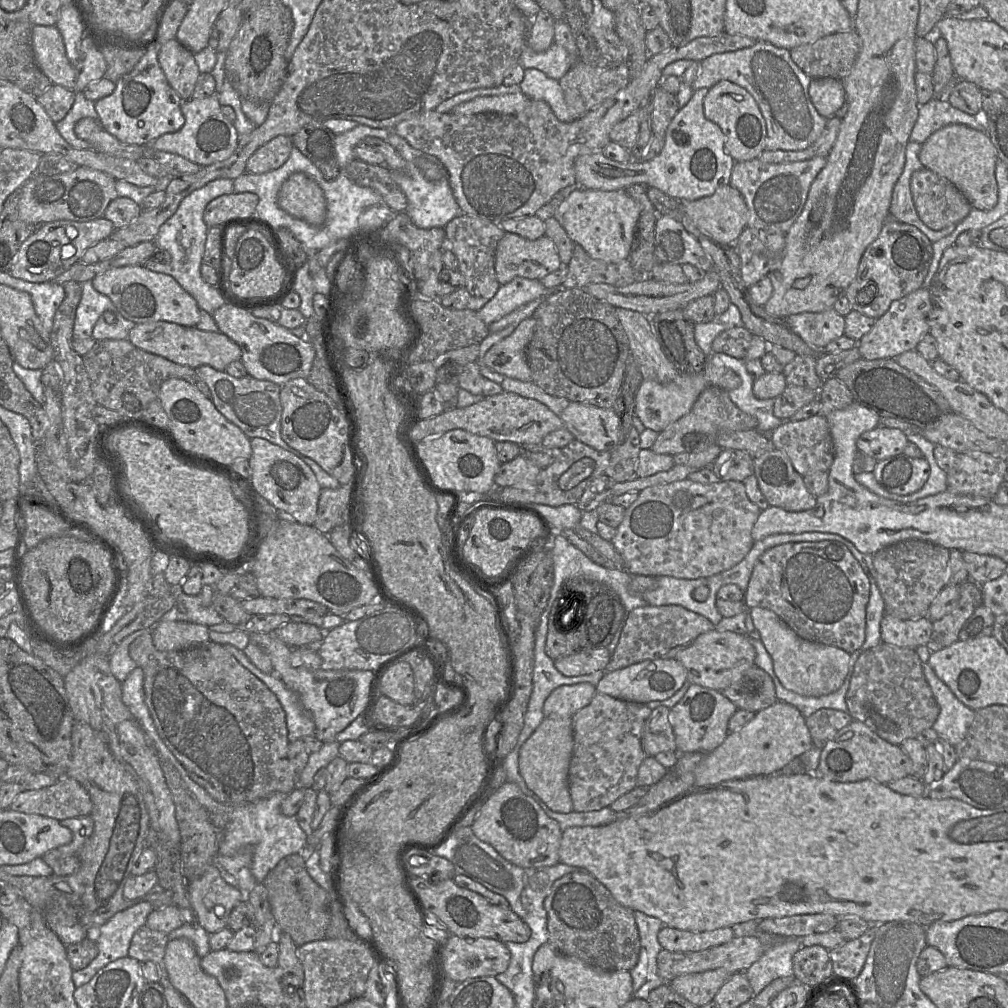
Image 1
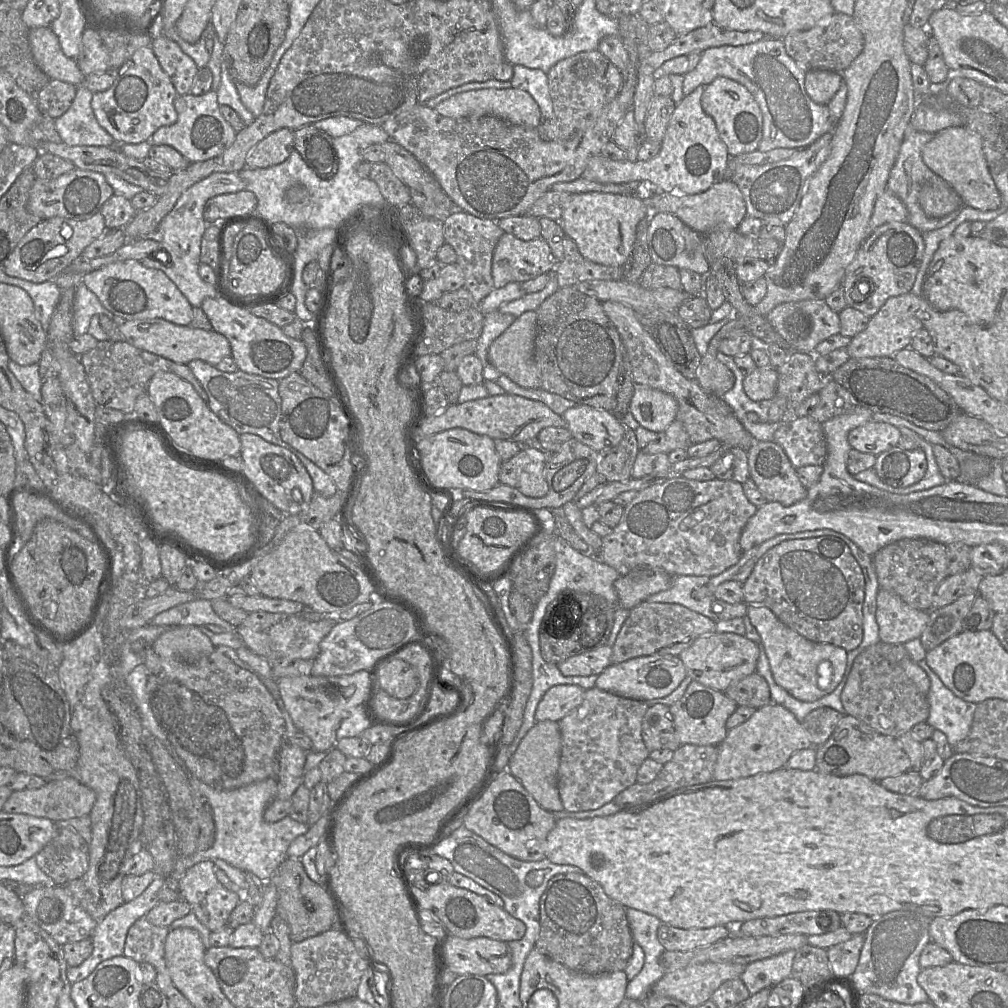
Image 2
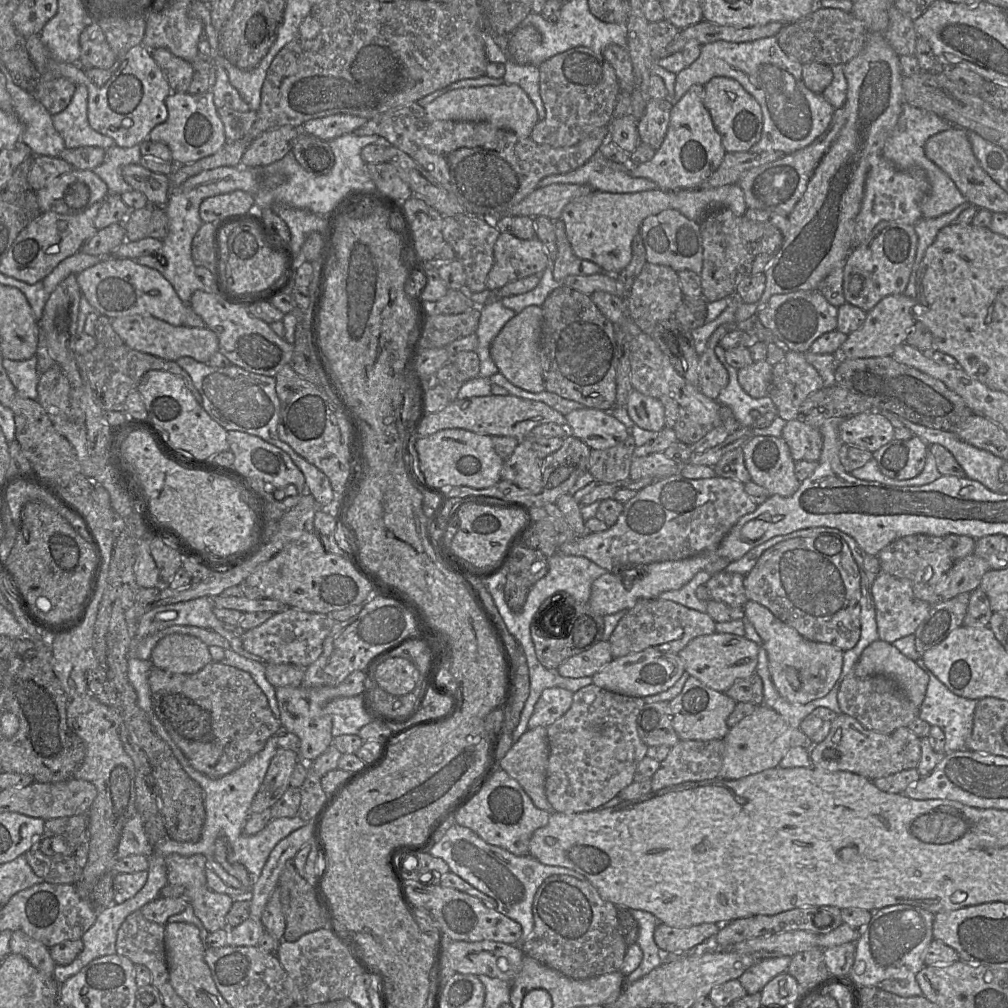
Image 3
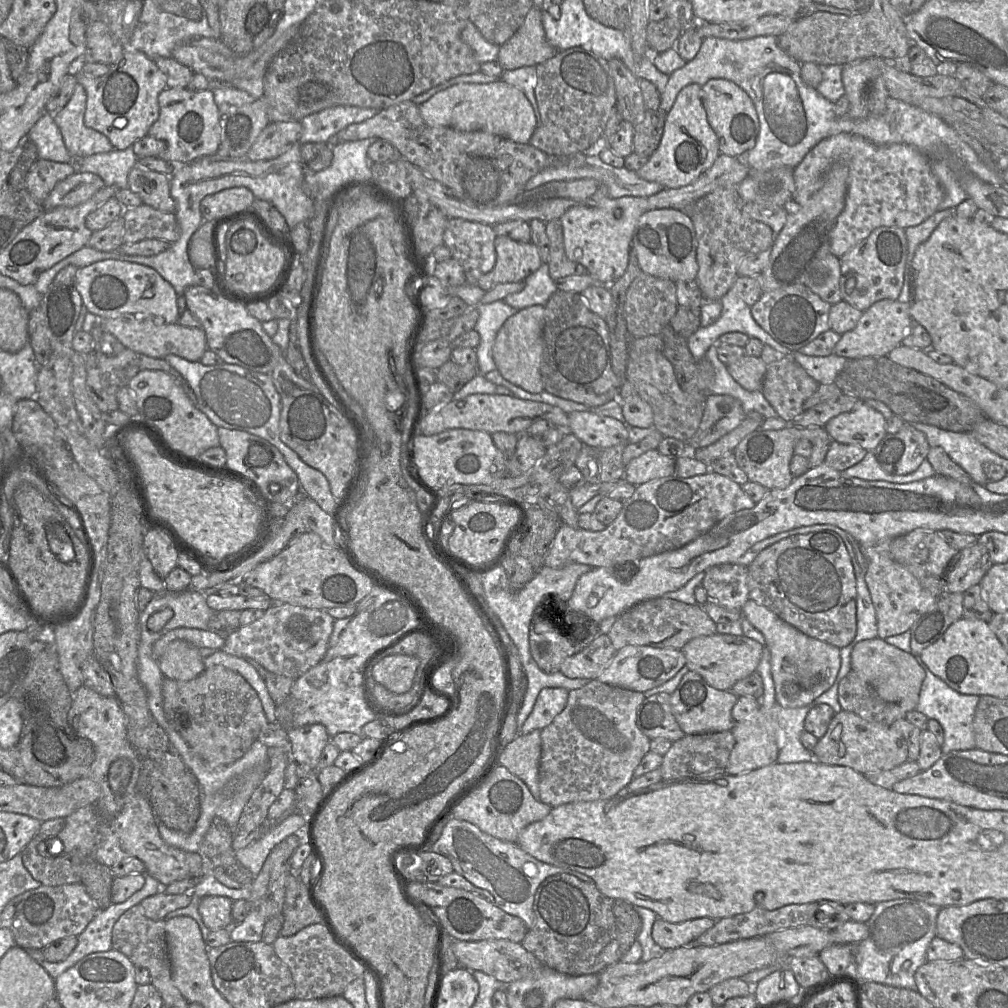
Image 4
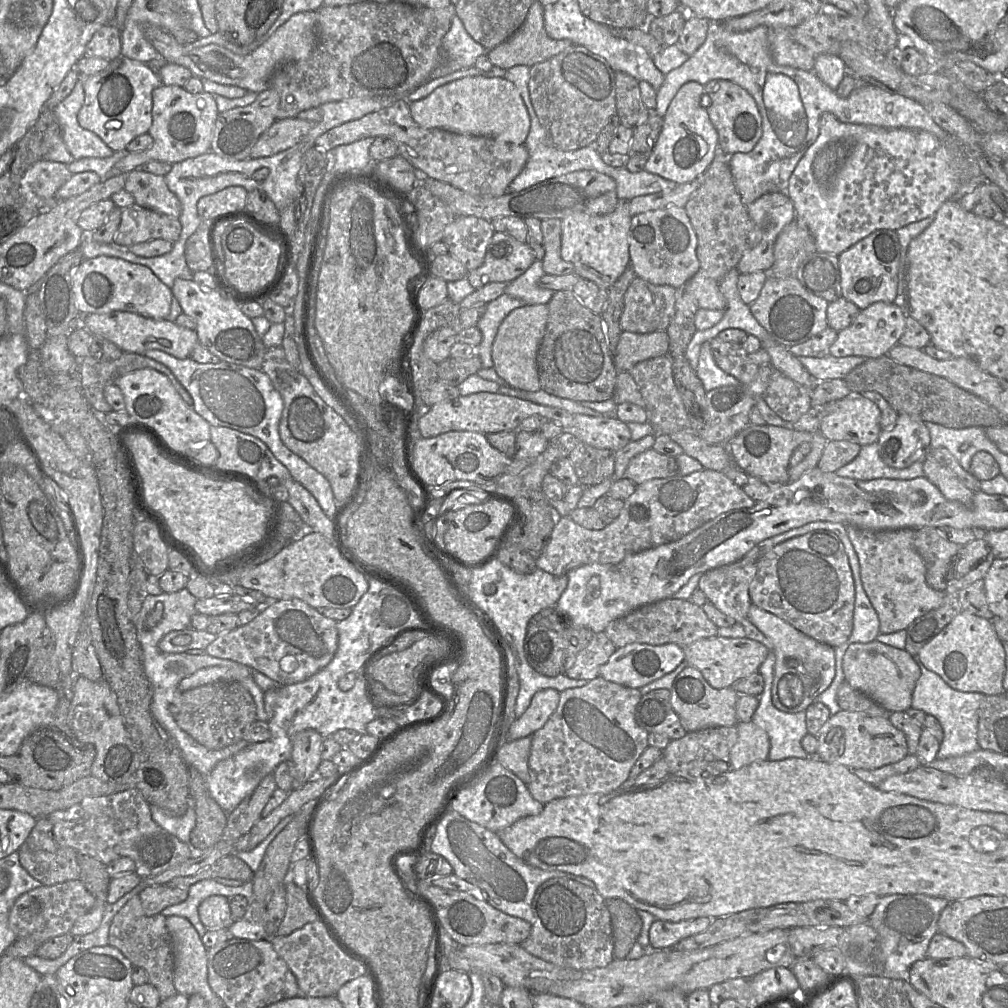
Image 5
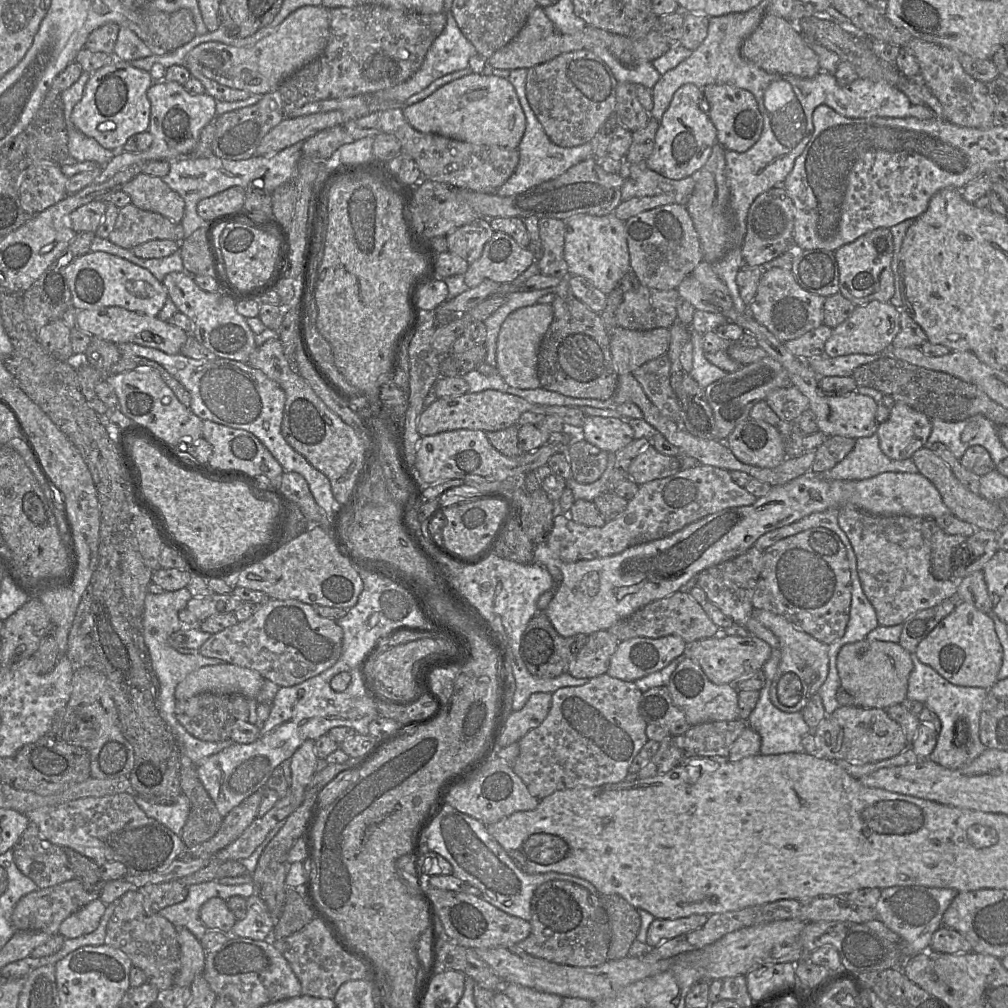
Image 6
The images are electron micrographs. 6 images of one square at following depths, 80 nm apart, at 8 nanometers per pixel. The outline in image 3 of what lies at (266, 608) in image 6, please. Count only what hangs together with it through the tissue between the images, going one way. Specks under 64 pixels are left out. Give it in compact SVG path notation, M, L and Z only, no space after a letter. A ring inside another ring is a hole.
M288 608L274 614L258 627L241 636L243 648L265 660L268 664L293 664L307 668L322 654L323 642L335 621L328 614L308 613Z

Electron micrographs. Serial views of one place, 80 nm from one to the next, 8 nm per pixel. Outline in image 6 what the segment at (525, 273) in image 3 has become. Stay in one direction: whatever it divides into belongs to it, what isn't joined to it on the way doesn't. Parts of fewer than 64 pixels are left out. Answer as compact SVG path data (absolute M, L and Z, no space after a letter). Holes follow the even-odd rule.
M494 232L485 243L481 256L469 264L463 275L468 288L484 280L511 283L535 261L534 254L504 232Z

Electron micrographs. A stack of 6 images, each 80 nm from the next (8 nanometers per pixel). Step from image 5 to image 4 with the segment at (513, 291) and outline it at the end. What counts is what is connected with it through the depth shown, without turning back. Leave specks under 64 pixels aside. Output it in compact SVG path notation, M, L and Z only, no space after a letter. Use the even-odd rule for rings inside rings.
M547 263L542 265L524 280L524 288L507 295L503 300L509 306L521 310L532 305L545 306L548 299L556 292L557 286L549 274Z

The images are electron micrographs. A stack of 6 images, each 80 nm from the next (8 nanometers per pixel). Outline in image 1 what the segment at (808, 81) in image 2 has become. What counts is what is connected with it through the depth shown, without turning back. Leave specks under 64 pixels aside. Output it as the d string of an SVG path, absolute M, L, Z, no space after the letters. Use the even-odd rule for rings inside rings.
M812 78L808 91L814 107L826 119L833 117L845 102L843 82L836 78Z

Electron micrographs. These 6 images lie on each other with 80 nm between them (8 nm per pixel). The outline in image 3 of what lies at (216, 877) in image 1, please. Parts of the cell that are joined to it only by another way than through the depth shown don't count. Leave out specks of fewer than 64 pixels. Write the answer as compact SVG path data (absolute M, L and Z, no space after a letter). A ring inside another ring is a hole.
M171 854L165 858L168 884L185 888L185 897L191 903L195 915L201 920L209 932L227 927L226 916L234 903L234 899L227 895L211 890L207 885L206 868L207 857L203 854L182 856Z

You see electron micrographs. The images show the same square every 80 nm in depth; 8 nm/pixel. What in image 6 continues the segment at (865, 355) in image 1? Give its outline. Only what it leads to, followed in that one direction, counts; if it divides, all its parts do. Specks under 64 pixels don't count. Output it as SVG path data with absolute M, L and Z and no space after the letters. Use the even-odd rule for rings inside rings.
M871 301L857 306L844 322L832 329L831 336L824 345L824 353L829 357L838 357L886 352L900 330L899 314L900 310L889 302Z

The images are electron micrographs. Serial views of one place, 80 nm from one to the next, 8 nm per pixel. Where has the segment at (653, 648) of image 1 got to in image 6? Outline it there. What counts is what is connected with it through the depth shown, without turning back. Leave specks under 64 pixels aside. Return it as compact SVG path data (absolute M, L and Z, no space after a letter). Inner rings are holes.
M677 591L670 596L653 601L634 612L629 617L617 622L607 631L614 635L619 642L637 637L657 639L675 635L686 643L714 637L720 629L702 609L702 606L692 599L689 593Z

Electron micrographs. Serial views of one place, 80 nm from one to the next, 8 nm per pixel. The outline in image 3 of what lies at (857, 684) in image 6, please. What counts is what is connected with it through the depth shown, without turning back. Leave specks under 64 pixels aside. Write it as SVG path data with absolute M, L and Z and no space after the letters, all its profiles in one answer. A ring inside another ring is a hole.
M881 639L869 644L858 661L869 675L883 675L895 681L900 691L917 707L923 703L929 677L916 661Z

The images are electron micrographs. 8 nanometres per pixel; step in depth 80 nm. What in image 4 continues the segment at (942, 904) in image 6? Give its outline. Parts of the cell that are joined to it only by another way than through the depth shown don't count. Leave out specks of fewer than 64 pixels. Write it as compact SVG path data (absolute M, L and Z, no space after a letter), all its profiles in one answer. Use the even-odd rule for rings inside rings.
M901 898L875 904L868 926L868 936L855 945L851 973L863 984L873 981L917 990L916 970L927 961L927 949L936 936L937 915L942 908L924 901Z

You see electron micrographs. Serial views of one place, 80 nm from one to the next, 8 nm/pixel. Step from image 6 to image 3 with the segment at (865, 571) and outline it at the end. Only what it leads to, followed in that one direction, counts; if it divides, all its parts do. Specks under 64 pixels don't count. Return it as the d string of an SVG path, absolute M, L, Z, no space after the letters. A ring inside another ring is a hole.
M880 571L873 581L872 597L879 639L889 643L911 634L914 635L932 607L928 602L914 595L912 584L908 579L895 577L884 571Z

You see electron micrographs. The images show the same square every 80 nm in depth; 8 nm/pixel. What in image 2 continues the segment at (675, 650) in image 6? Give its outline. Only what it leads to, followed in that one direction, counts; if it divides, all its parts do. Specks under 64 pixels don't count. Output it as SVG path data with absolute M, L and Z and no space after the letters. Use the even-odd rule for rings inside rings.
M641 656L611 664L597 676L595 686L601 690L635 700L664 697L675 690L686 676L678 656Z

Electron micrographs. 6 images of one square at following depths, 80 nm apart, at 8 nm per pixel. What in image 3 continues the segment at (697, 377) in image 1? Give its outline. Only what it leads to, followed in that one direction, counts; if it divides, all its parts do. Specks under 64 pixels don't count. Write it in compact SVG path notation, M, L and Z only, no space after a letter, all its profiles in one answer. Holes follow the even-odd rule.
M632 389L626 403L629 417L640 428L659 432L665 427L663 404L656 398Z

